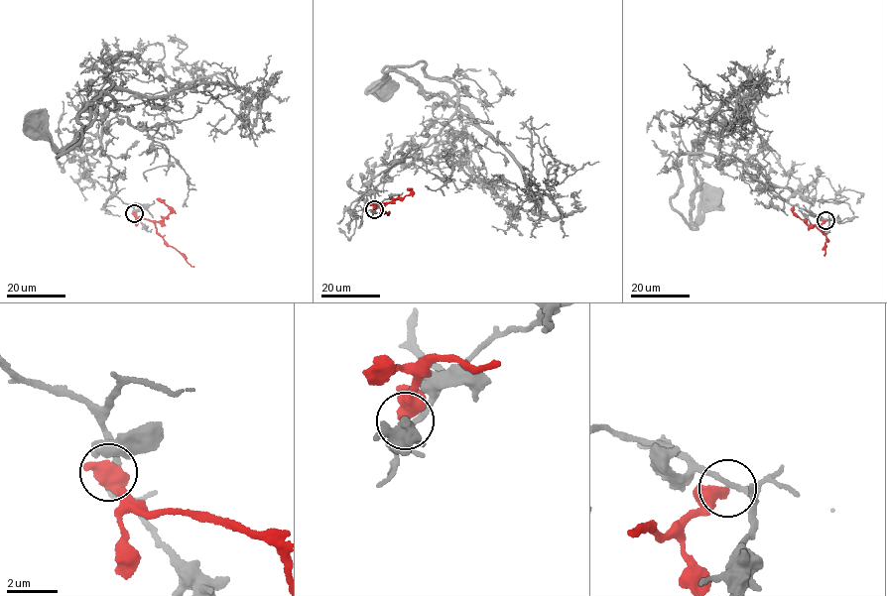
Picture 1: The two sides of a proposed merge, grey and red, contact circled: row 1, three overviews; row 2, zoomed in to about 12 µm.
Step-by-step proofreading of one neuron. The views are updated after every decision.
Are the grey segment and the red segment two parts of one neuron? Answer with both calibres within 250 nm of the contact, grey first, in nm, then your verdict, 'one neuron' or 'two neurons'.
220/600 nm | two neurons

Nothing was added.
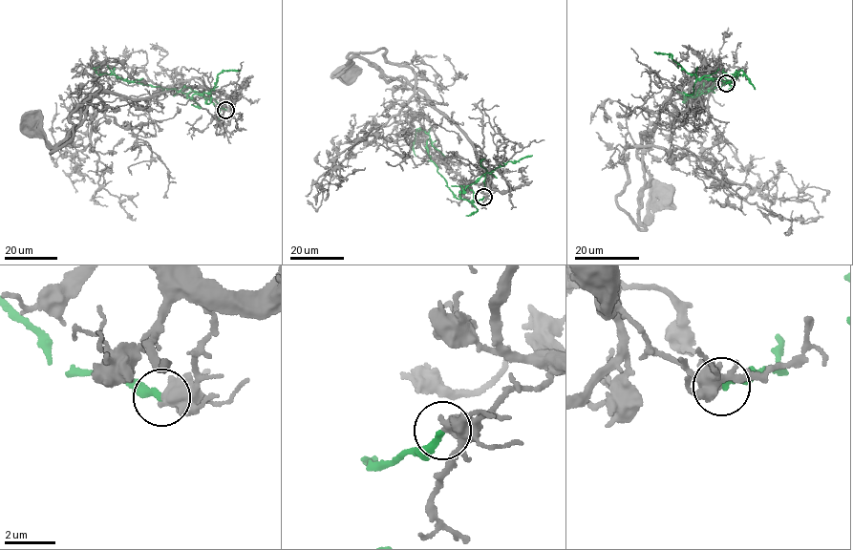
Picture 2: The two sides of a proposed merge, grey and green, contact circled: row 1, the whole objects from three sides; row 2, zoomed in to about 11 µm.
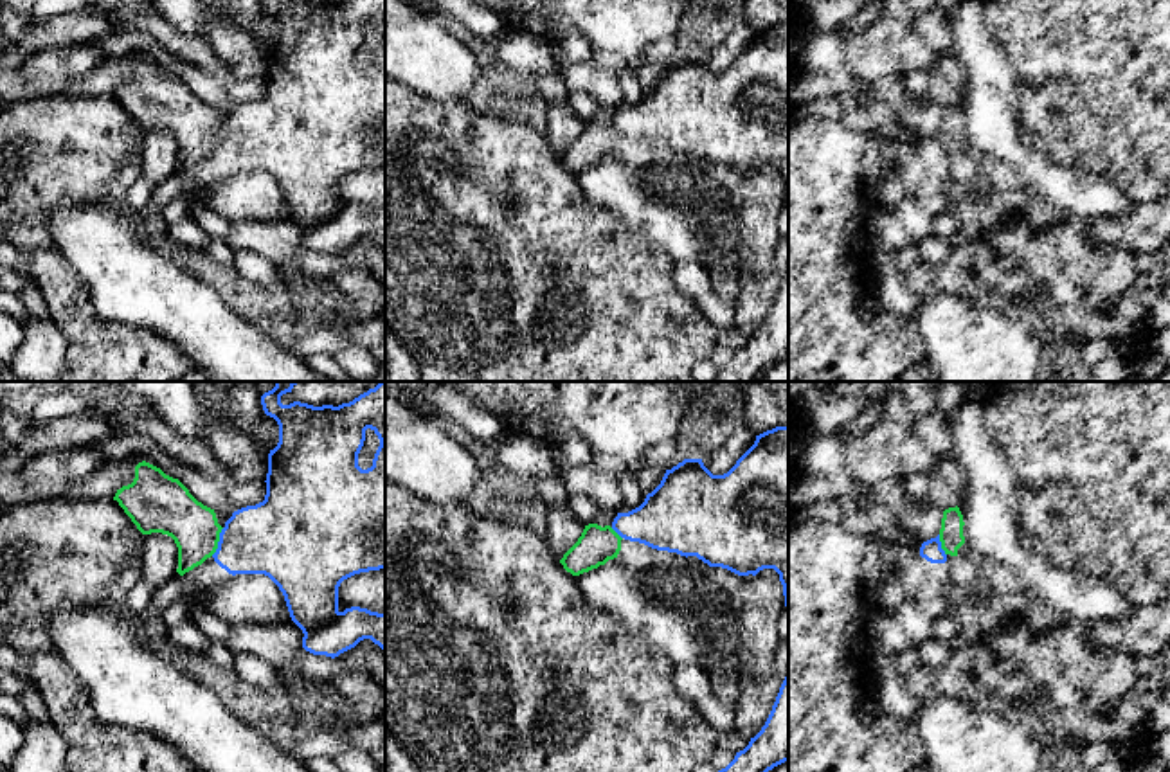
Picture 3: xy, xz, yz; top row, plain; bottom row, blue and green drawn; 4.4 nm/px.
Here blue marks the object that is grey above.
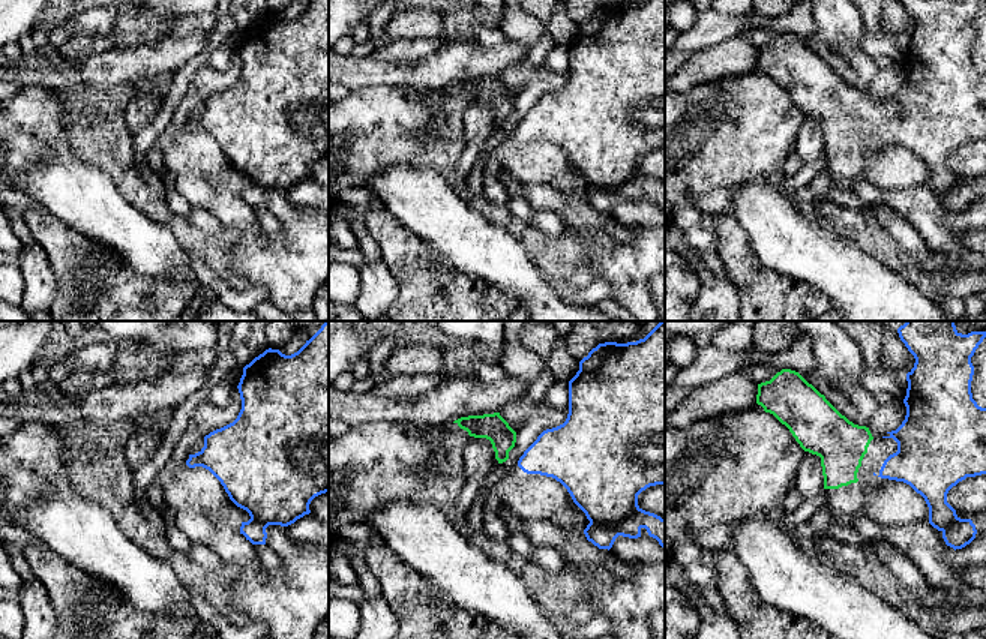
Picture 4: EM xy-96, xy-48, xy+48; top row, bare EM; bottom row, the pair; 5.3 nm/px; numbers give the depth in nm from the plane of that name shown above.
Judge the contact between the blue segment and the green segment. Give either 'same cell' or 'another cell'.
another cell

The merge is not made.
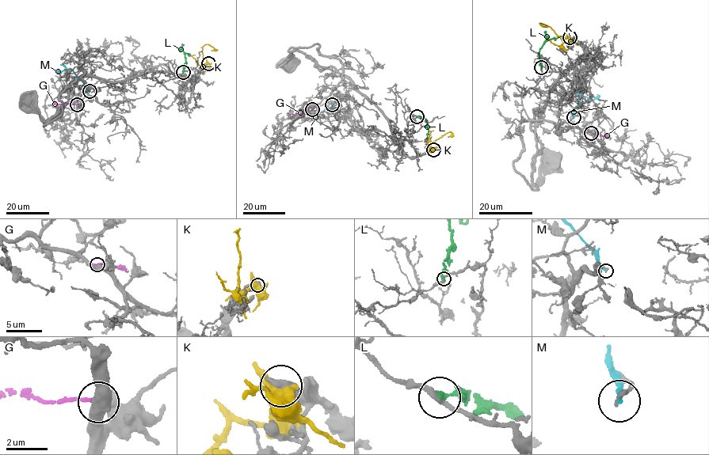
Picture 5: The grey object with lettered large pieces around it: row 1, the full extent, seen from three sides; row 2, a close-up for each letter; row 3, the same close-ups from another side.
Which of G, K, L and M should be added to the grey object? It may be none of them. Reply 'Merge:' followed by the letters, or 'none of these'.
Merge: none of these

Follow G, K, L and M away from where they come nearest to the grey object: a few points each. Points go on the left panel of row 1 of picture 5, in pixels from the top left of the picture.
G: (77, 104), (53, 104)
K: (207, 63), (201, 65), (202, 47), (208, 43), (214, 48), (211, 50)
L: (183, 73), (184, 54), (188, 54)
M: (89, 91), (72, 70), (65, 69), (59, 73), (57, 70)

